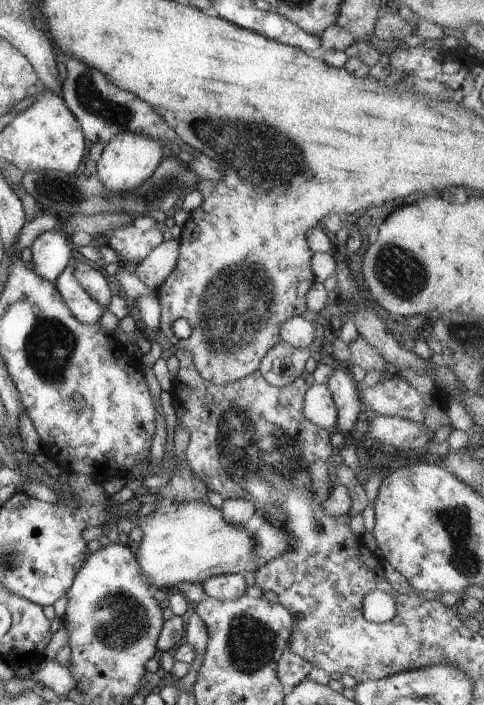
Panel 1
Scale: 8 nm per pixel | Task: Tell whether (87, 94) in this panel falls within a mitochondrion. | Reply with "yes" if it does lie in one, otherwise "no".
yes

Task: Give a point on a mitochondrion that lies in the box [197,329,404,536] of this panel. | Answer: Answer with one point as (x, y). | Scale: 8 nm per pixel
(258, 458)

